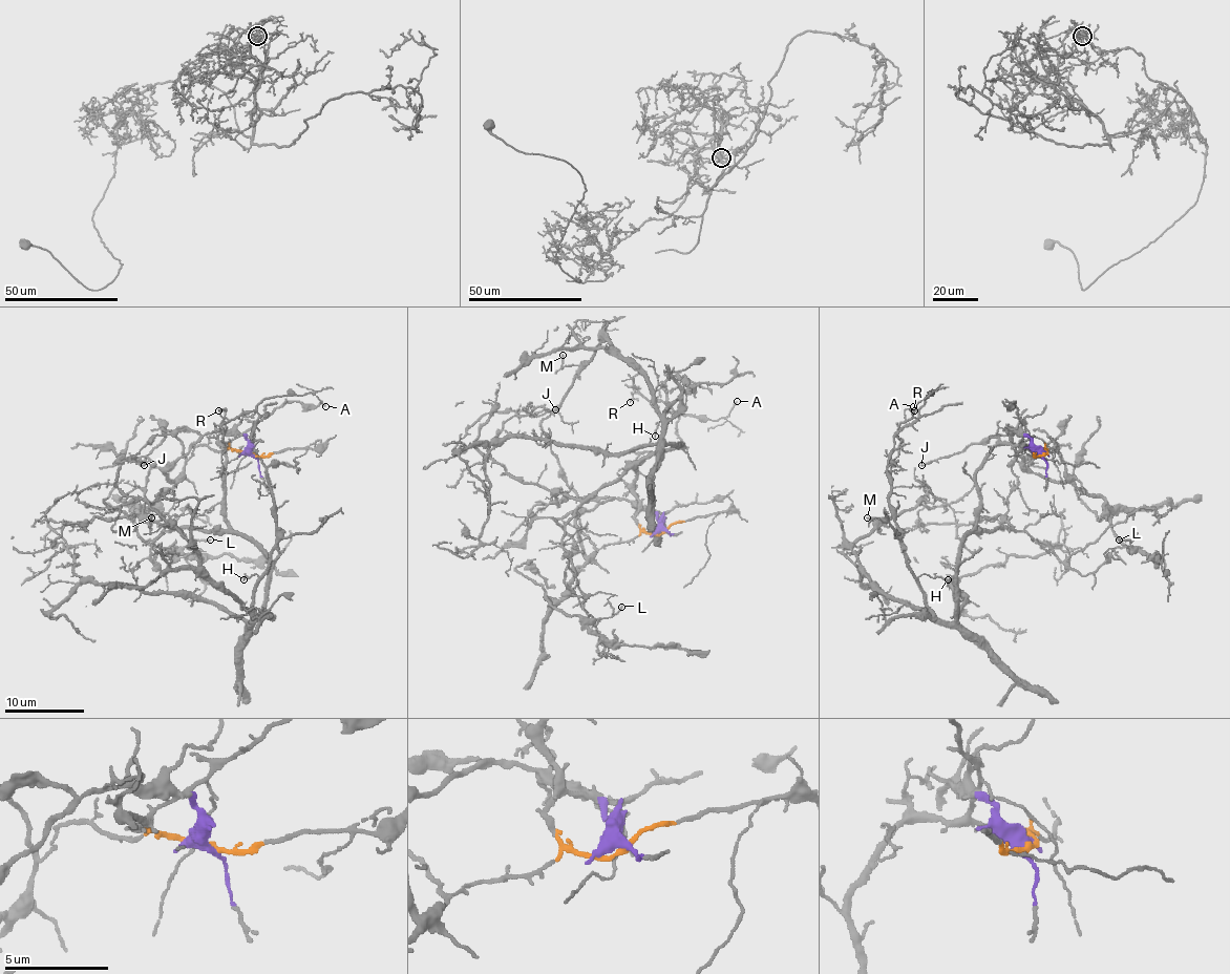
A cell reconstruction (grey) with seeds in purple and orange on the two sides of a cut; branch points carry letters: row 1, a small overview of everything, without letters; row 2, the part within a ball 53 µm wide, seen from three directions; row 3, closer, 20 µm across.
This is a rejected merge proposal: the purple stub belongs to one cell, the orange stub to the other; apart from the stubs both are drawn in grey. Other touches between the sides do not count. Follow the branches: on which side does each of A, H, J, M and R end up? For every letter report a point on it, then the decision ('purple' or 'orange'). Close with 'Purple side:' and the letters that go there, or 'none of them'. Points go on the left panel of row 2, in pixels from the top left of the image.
A: place (325, 406); orange
H: place (244, 579); orange
J: place (144, 465); purple
M: place (151, 517); orange
R: place (218, 410); orange
Purple side: J

